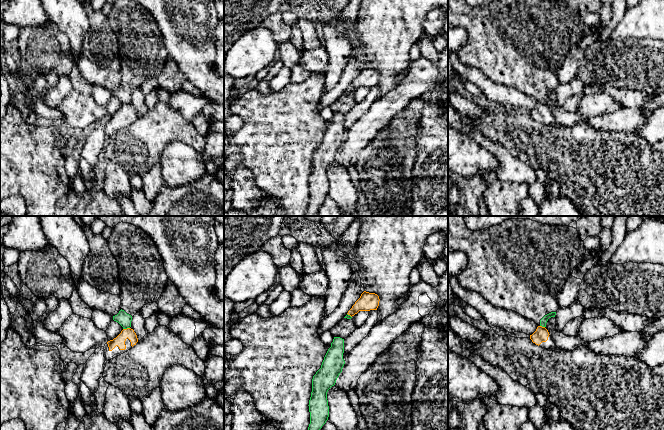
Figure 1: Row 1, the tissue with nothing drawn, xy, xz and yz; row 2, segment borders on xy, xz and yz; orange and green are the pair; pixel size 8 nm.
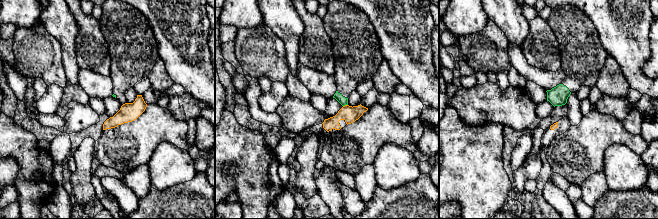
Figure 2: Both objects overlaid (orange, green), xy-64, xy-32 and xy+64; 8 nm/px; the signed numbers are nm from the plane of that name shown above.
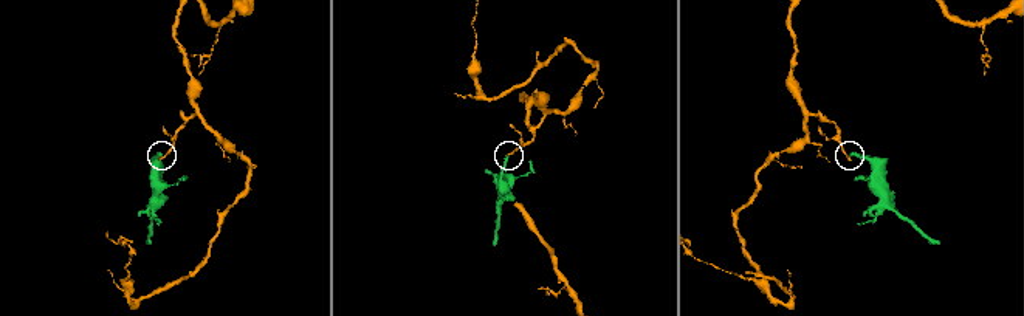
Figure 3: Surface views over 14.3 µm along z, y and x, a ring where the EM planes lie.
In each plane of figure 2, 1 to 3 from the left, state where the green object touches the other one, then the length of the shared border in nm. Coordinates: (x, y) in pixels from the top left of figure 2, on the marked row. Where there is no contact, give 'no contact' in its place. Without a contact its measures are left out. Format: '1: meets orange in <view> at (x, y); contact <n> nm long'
1: no contact
2: meets orange in xy-32 at (345, 105); contact 40 nm long
3: no contact

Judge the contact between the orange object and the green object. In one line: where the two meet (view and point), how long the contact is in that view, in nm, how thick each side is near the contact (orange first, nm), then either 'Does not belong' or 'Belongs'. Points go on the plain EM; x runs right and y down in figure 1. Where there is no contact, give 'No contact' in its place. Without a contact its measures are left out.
Touches orange at xy (127, 104). Shared border 60 nm. Thickness 90 nm (orange) against 110 nm. Does not belong

